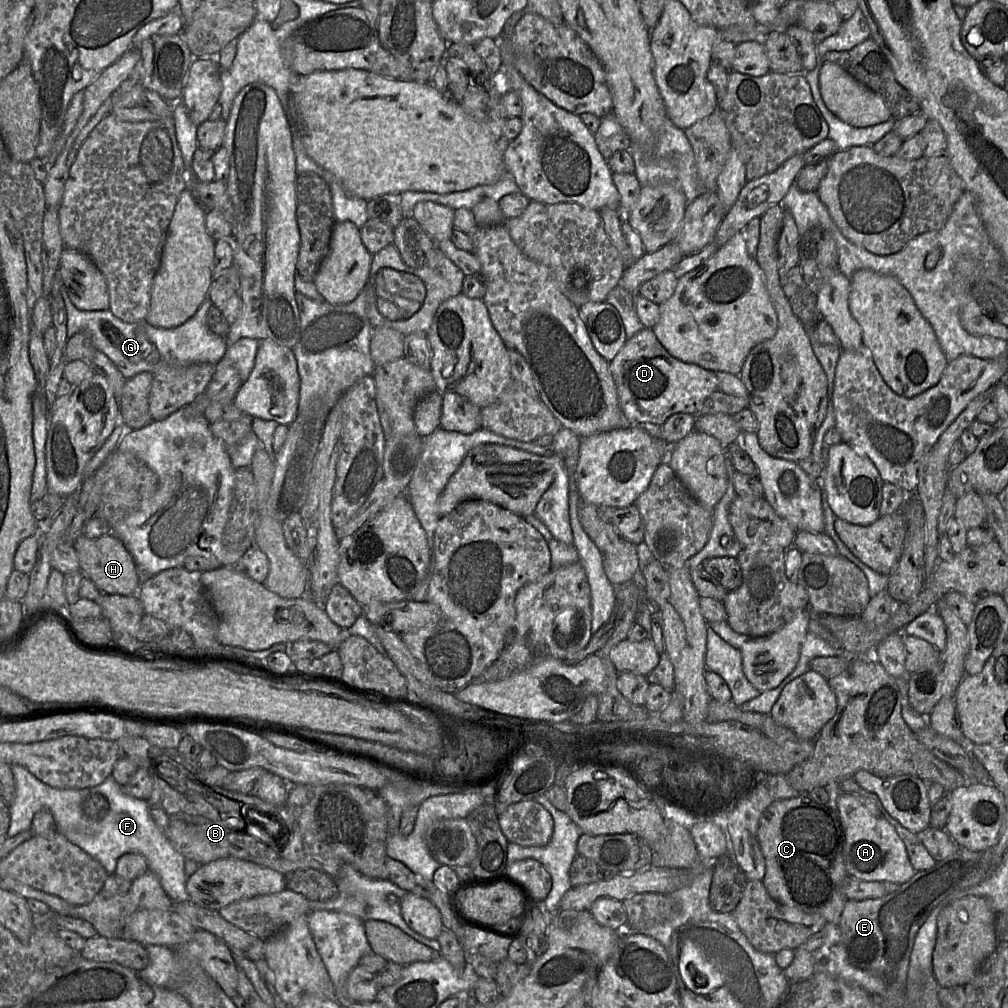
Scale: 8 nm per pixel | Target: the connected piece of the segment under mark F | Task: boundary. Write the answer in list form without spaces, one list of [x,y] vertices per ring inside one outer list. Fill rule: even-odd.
[[[13,764],[11,770],[16,783],[16,797],[10,806],[10,826],[6,839],[31,829],[35,814],[41,809],[48,809],[56,822],[57,832],[99,861],[109,875],[115,873],[117,860],[122,855],[137,853],[146,859],[150,870],[158,876],[163,890],[173,903],[190,901],[186,889],[188,876],[184,870],[186,858],[175,850],[157,826],[146,800],[127,795],[111,775],[94,787],[59,789],[40,781],[21,765]],[[95,794],[104,796],[110,806],[108,814],[100,821],[89,819],[83,810],[83,803]]]

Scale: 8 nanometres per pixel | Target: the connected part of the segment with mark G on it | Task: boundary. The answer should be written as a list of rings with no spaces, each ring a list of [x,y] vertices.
[[[62,291],[67,312],[67,339],[78,332],[88,333],[97,351],[105,354],[126,379],[147,371],[154,374],[160,366],[168,363],[210,363],[216,365],[226,355],[225,338],[214,334],[207,325],[207,314],[213,306],[206,299],[196,314],[180,326],[159,328],[146,320],[128,323],[116,317],[110,310],[81,311],[70,301],[66,291]]]

